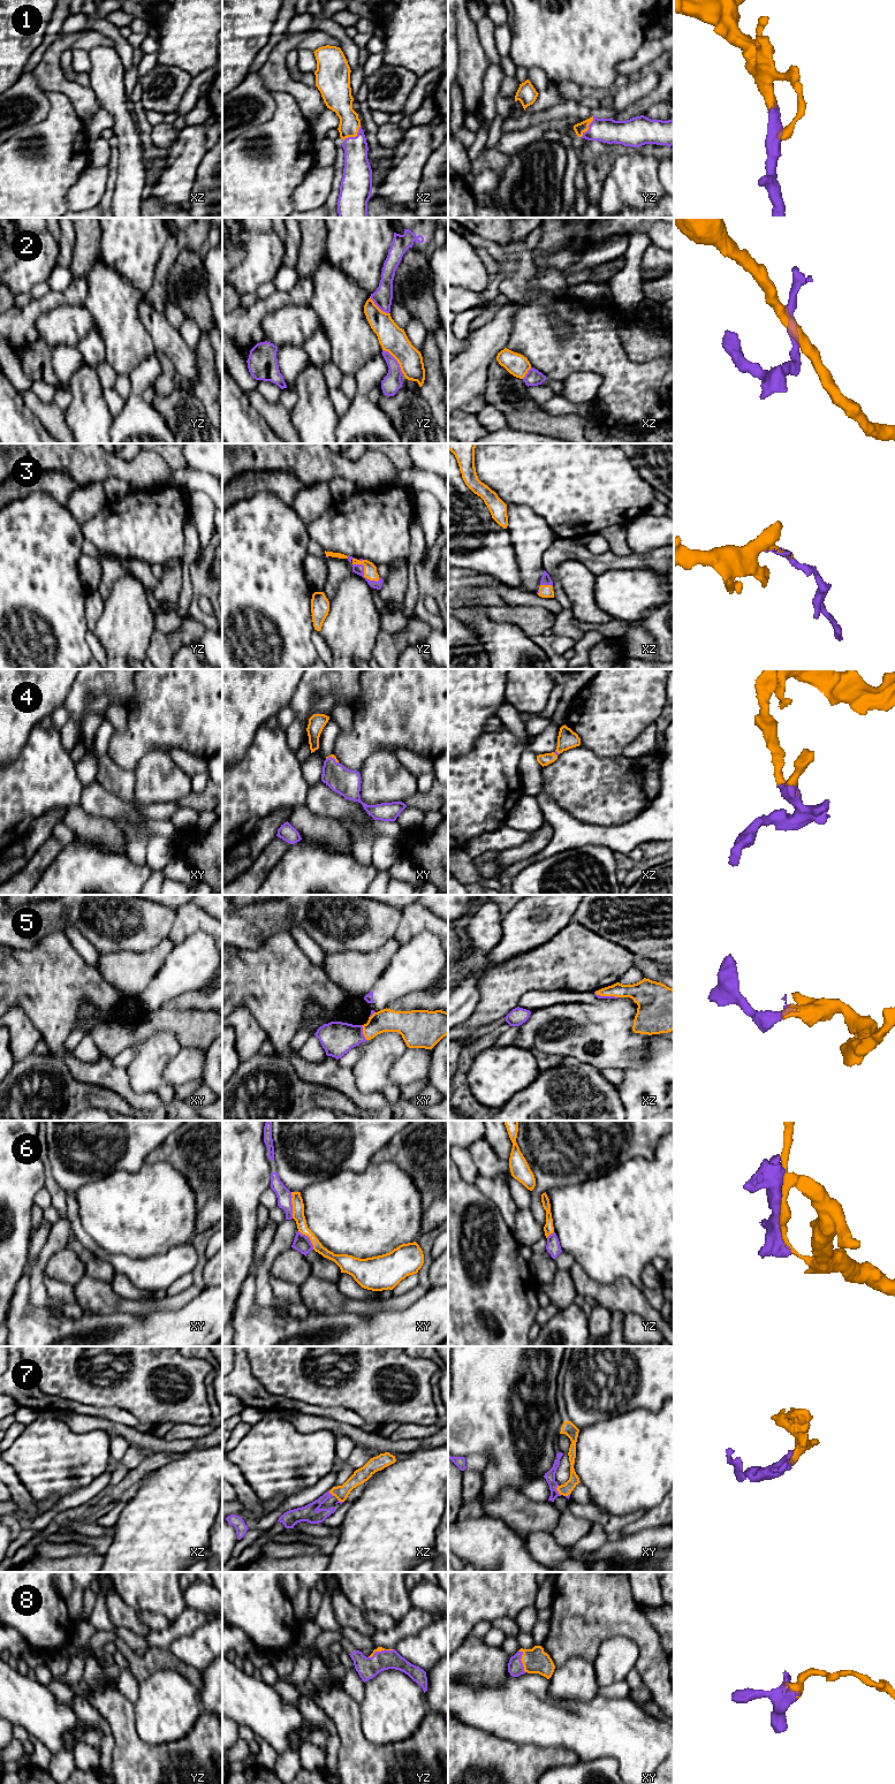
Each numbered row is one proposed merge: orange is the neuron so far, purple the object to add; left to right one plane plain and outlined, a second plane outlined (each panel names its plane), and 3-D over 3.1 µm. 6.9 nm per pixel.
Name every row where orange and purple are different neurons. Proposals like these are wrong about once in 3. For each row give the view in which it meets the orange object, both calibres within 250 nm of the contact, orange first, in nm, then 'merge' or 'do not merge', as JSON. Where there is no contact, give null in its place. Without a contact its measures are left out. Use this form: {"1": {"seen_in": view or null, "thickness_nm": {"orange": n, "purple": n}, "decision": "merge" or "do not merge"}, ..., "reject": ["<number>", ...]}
{"1": {"seen_in": "xz", "thickness_nm": {"orange": 160, "purple": 200}, "decision": "merge"}, "2": {"seen_in": "yz", "thickness_nm": {"orange": 190, "purple": 130}, "decision": "do not merge"}, "3": {"seen_in": "yz", "thickness_nm": {"orange": 100, "purple": 70}, "decision": "merge"}, "4": {"seen_in": "xy", "thickness_nm": {"orange": 20, "purple": 190}, "decision": "merge"}, "5": {"seen_in": "xy", "thickness_nm": {"orange": 160, "purple": 240}, "decision": "merge"}, "6": {"seen_in": "xy", "thickness_nm": {"orange": 80, "purple": 100}, "decision": "merge"}, "7": {"seen_in": "xy", "thickness_nm": {"orange": 90, "purple": 70}, "decision": "merge"}, "8": {"seen_in": "xy", "thickness_nm": {"orange": 180, "purple": 110}, "decision": "merge"}, "reject": ["2"]}

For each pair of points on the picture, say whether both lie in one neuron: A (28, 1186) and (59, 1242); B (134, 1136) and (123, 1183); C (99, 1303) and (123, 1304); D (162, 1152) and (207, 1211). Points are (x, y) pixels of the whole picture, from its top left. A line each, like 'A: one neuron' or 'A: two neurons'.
A: two neurons
B: two neurons
C: one neuron
D: one neuron

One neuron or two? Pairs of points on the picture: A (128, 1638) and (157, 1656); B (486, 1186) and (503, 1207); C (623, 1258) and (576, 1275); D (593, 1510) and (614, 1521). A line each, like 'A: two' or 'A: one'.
A: two
B: one
C: two
D: one

